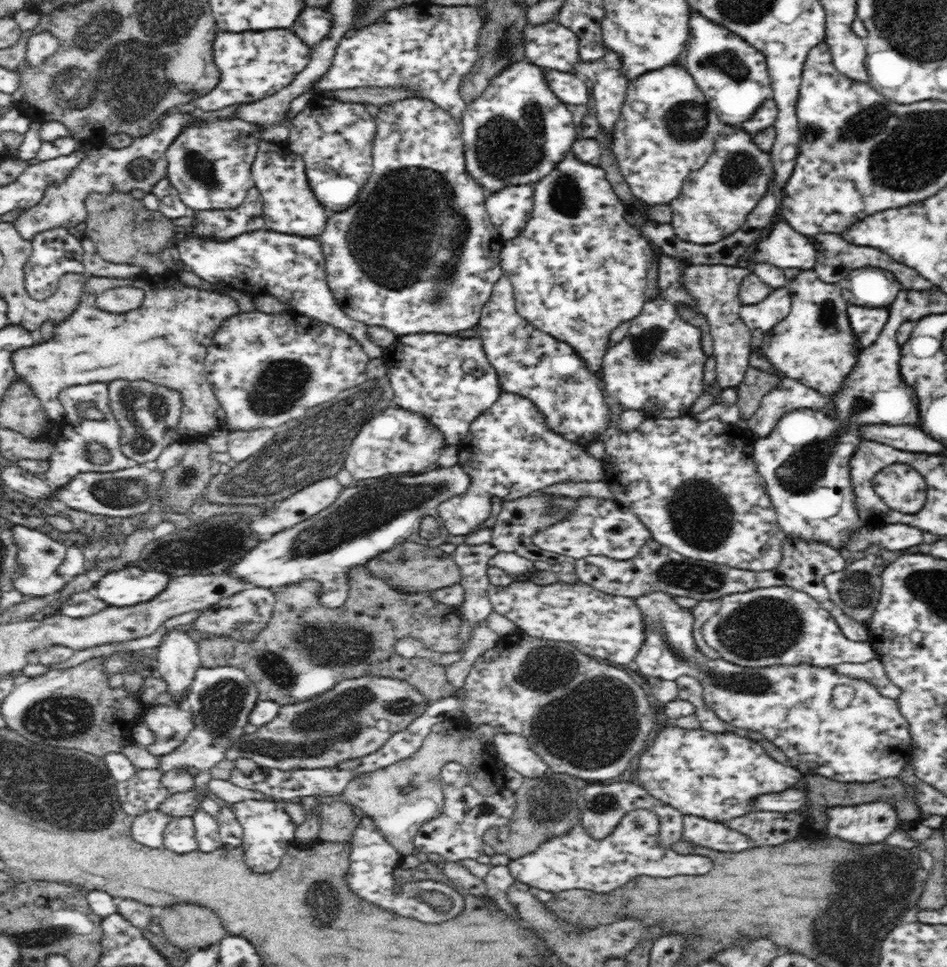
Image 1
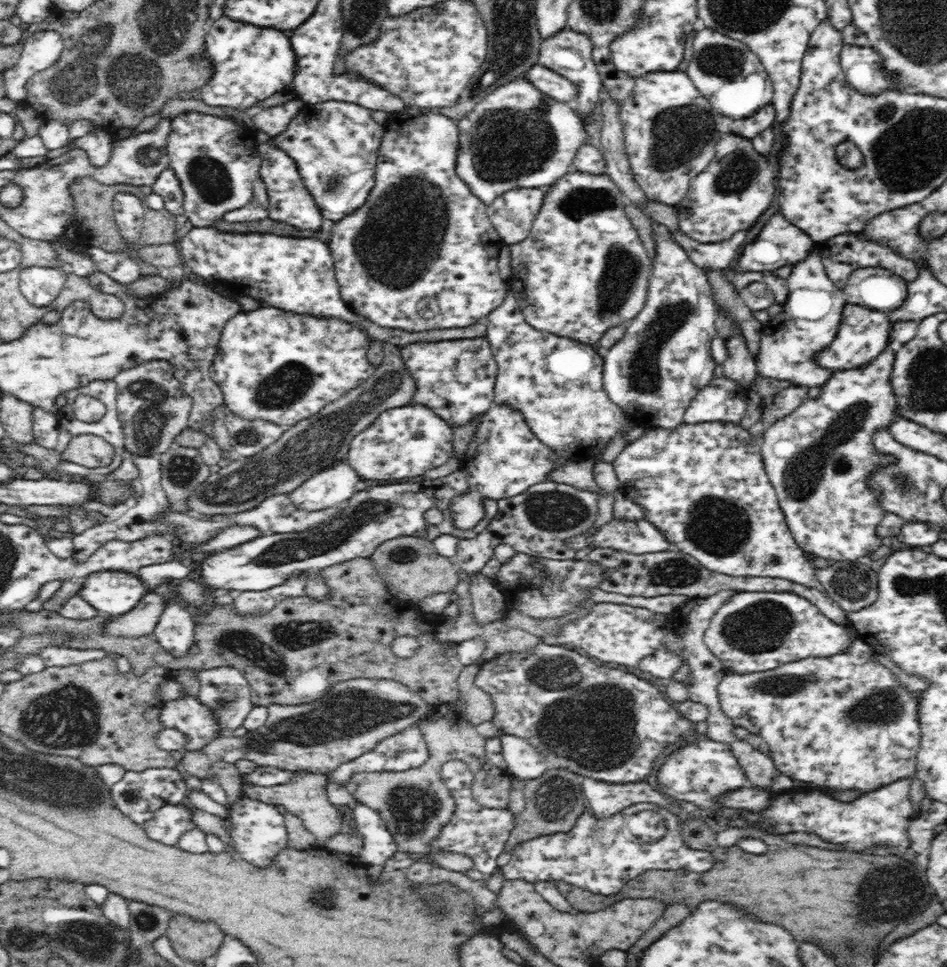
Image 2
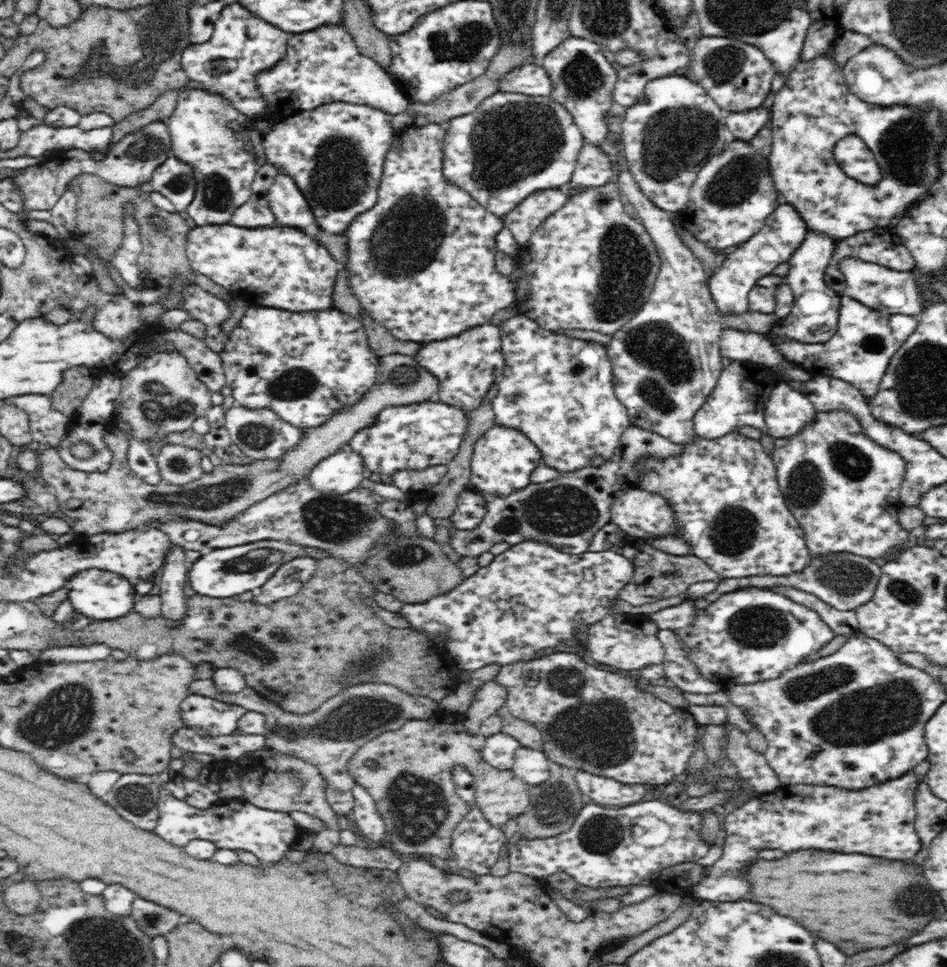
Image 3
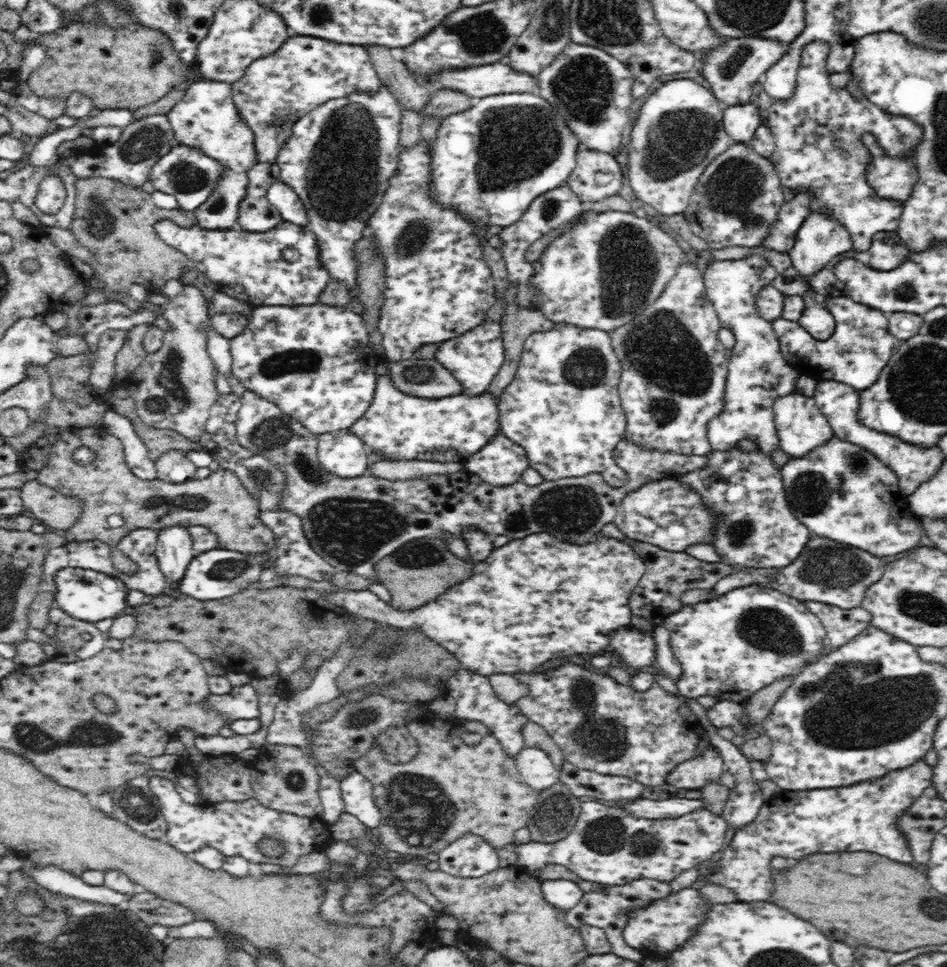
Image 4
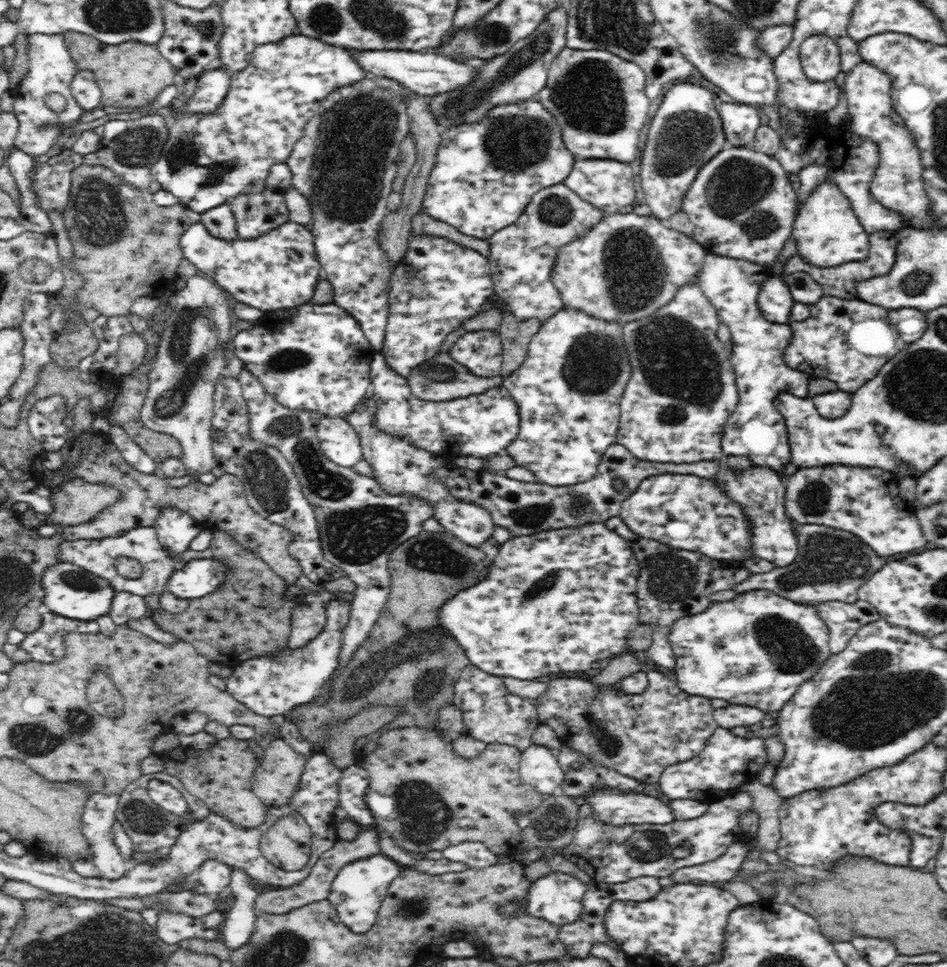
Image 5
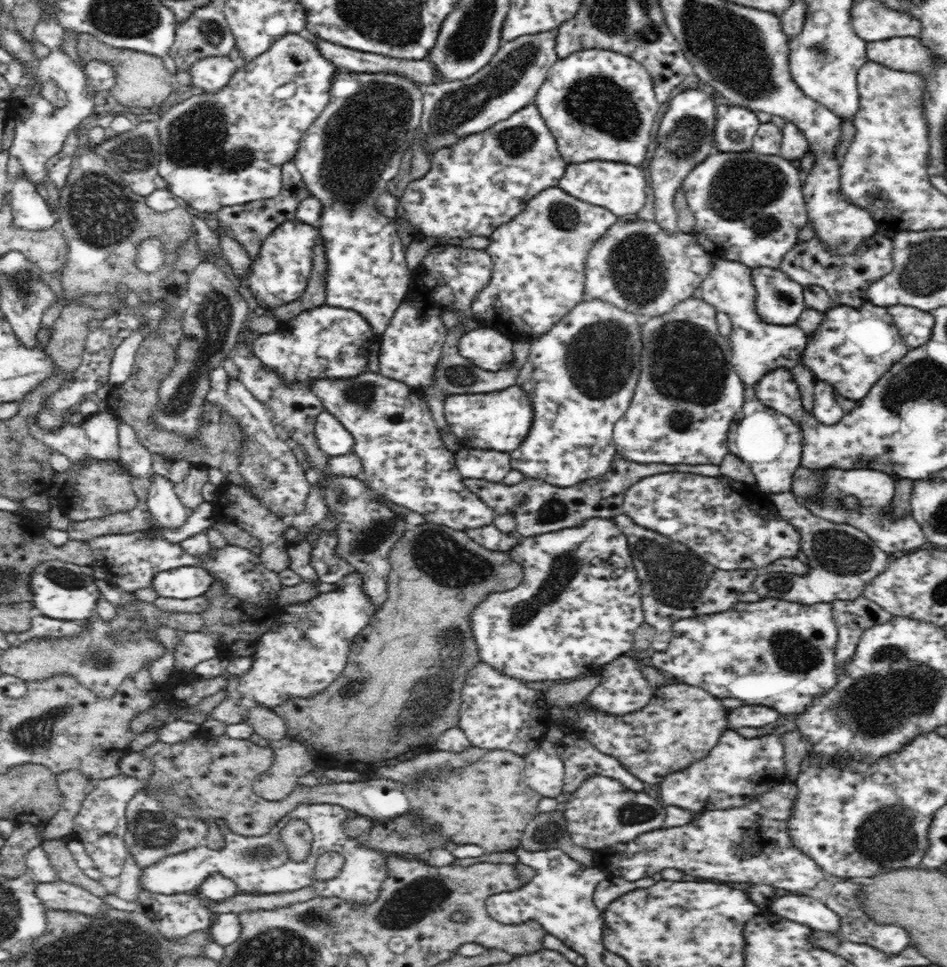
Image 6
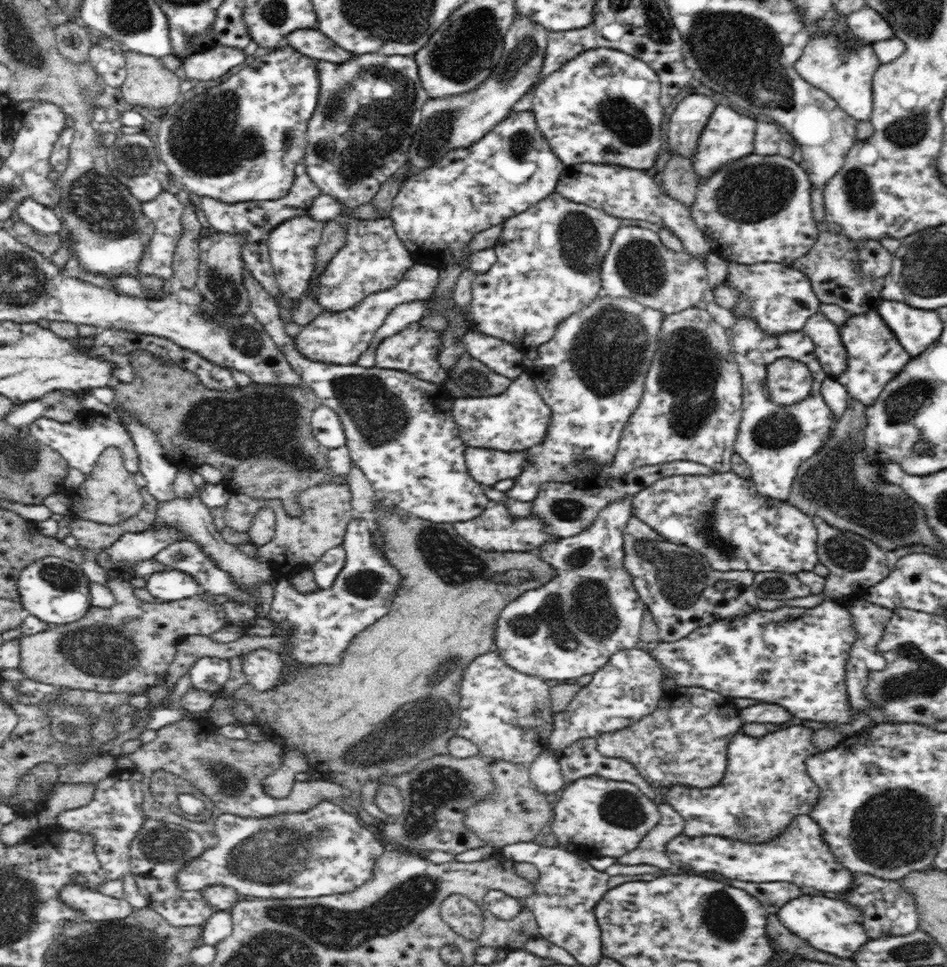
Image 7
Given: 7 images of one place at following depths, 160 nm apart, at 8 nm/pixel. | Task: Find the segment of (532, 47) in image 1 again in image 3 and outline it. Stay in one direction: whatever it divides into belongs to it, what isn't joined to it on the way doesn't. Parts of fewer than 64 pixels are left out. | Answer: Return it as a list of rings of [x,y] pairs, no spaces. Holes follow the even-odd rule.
[[[570,36],[562,40],[539,63],[548,73],[554,85],[551,98],[568,109],[574,117],[575,124],[582,131],[583,138],[592,145],[599,146],[600,142],[611,141],[606,136],[606,112],[613,107],[613,89],[616,84],[617,73],[614,63],[610,63],[604,56],[602,47],[595,41],[583,37]]]

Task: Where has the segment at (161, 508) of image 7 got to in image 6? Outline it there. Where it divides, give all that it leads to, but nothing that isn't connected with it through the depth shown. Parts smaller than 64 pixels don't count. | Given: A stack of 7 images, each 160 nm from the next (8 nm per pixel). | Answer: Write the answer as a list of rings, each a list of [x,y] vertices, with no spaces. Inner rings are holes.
[[[198,461],[195,465],[190,463],[190,472],[188,472],[184,481],[173,483],[172,489],[174,489],[184,507],[194,510],[206,500],[201,492],[204,485],[209,482],[208,470],[209,467],[201,461]]]

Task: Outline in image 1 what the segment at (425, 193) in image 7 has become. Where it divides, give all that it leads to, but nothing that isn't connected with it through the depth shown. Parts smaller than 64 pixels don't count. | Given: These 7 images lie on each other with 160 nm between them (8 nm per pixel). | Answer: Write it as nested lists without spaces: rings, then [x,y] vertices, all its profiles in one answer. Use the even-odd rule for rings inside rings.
[[[527,60],[511,63],[496,76],[492,76],[483,94],[467,104],[460,118],[468,175],[490,192],[540,180],[563,160],[564,154],[570,150],[577,138],[579,129],[572,123],[570,111],[552,93],[545,79],[546,71]]]

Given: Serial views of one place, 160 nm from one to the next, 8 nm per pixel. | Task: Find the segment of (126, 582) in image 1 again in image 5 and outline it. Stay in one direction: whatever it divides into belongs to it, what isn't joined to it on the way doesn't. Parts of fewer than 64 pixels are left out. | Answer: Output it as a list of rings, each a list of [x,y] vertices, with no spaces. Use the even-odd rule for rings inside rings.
[[[57,563],[49,566],[44,572],[42,585],[41,602],[49,608],[49,611],[74,620],[96,621],[99,616],[108,615],[116,596],[116,590],[110,585],[110,581],[74,564]]]

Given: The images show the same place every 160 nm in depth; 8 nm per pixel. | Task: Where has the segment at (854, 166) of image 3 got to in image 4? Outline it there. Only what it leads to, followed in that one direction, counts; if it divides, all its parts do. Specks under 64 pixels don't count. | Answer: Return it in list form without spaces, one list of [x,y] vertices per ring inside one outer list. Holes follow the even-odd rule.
[[[864,133],[862,145],[868,150],[870,163],[865,172],[866,181],[878,196],[905,201],[910,196],[917,175],[915,160],[899,160],[884,155],[874,135]]]

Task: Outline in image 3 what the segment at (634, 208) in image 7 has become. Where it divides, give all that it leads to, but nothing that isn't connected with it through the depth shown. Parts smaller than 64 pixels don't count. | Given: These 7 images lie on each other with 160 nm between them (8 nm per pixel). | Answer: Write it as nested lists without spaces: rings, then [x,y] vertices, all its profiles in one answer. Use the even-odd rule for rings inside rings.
[[[584,145],[576,160],[576,167],[567,188],[590,188],[604,186],[612,178],[612,162],[600,147]]]

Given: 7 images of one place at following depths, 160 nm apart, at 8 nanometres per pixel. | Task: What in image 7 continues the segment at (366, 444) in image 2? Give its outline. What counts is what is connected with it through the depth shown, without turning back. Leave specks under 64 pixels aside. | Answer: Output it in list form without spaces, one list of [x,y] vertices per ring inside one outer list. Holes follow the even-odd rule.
[[[524,372],[504,392],[494,396],[450,395],[450,416],[454,417],[458,435],[467,447],[520,452],[532,450],[544,440],[552,411],[536,391],[528,373]]]

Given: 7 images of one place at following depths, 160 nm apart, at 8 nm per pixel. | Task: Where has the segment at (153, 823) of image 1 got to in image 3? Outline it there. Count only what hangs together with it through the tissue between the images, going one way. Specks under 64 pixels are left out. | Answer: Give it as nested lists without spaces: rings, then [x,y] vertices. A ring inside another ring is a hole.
[[[162,790],[157,809],[158,818],[151,830],[166,842],[184,847],[190,840],[208,840],[217,848],[252,852],[261,863],[278,862],[285,856],[290,844],[296,842],[300,828],[288,813],[258,808],[242,798],[224,799],[210,808],[199,809]]]

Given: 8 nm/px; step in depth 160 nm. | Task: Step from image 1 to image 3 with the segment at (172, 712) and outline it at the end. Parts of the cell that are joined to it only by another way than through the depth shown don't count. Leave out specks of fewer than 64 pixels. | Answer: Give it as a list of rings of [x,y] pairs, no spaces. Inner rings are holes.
[[[189,694],[180,702],[180,717],[184,726],[194,730],[204,729],[206,736],[232,735],[246,711],[237,704],[195,694]]]

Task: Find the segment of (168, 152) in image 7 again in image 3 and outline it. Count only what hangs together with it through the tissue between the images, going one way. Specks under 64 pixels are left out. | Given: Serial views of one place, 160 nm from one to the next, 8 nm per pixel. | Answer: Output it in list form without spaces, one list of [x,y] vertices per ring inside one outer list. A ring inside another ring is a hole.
[[[320,24],[312,31],[293,33],[287,54],[276,68],[256,78],[260,93],[266,97],[270,120],[284,120],[301,111],[314,110],[336,102],[364,105],[388,115],[402,114],[410,102],[390,75],[371,57],[359,52],[352,36],[342,24]],[[174,156],[156,168],[151,185],[154,192],[163,194],[173,205],[175,212],[182,212],[194,198],[192,168]]]

